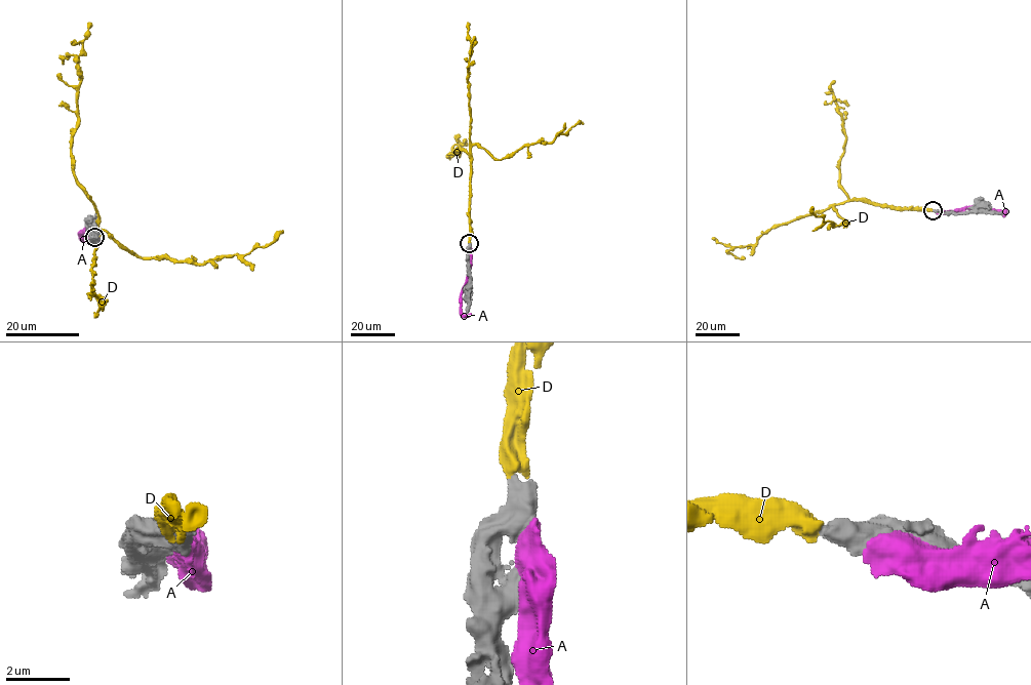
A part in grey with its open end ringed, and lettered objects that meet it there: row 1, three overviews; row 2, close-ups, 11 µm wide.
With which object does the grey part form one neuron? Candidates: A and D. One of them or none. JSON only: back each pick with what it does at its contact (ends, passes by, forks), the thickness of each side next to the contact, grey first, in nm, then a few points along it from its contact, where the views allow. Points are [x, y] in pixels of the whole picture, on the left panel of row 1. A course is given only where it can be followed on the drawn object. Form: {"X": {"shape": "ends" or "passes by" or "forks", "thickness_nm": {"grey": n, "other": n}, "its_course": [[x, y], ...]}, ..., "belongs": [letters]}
{"D": {"shape": "ends", "thickness_nm": {"grey": 600, "other": 550}, "its_course": [[94, 237], [98, 219], [91, 269], [92, 290], [105, 301], [95, 314]]}, "belongs": ["D"]}

